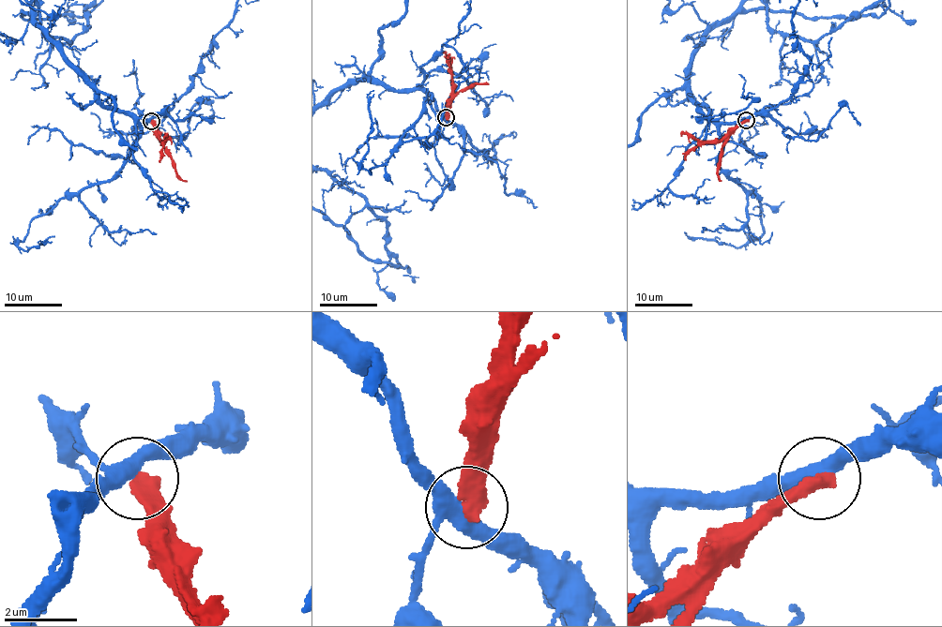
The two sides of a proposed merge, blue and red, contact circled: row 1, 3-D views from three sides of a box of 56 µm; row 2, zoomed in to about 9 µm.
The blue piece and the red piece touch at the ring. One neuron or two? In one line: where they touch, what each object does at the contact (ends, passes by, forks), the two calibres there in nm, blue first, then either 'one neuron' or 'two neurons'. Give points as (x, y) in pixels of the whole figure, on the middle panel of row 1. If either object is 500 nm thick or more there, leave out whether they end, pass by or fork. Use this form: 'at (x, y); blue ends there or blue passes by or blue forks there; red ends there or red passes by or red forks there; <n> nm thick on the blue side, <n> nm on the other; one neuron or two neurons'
at (446, 117); blue forks there; red ends there; 360 nm thick on the blue side, 480 nm on the other; two neurons

